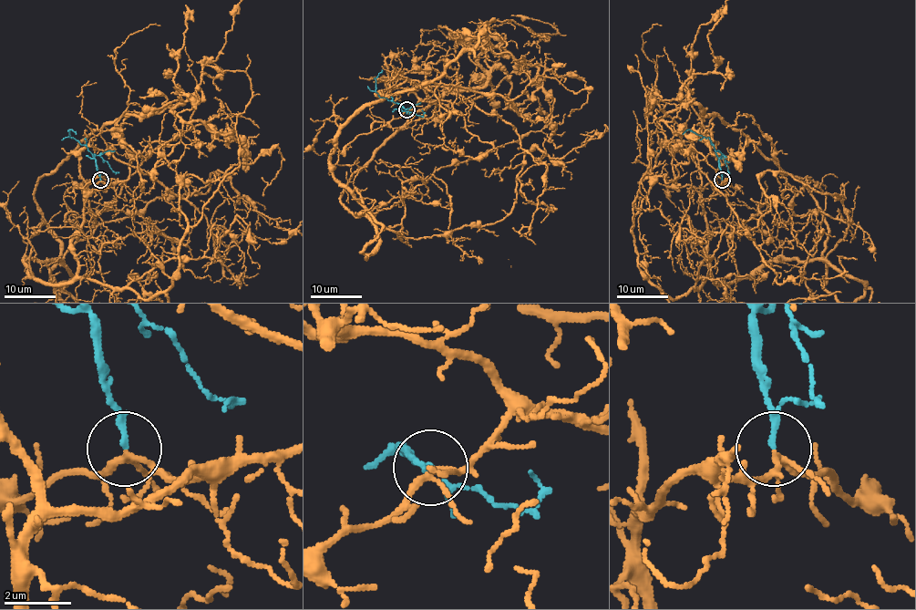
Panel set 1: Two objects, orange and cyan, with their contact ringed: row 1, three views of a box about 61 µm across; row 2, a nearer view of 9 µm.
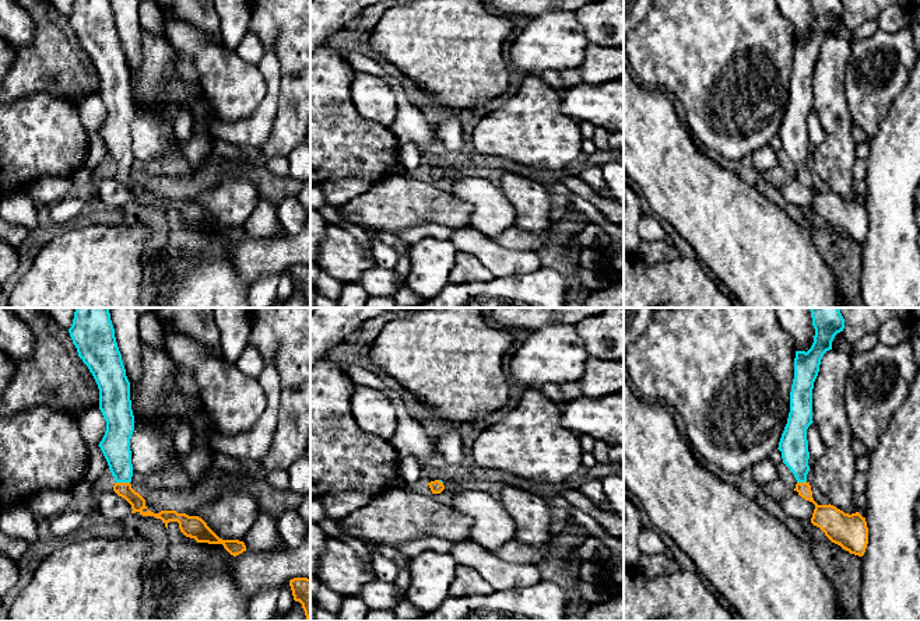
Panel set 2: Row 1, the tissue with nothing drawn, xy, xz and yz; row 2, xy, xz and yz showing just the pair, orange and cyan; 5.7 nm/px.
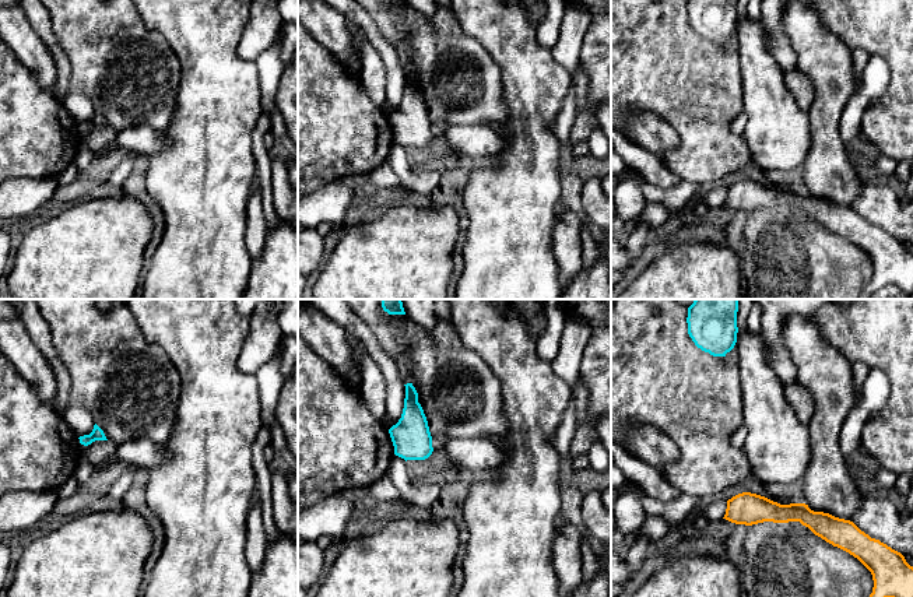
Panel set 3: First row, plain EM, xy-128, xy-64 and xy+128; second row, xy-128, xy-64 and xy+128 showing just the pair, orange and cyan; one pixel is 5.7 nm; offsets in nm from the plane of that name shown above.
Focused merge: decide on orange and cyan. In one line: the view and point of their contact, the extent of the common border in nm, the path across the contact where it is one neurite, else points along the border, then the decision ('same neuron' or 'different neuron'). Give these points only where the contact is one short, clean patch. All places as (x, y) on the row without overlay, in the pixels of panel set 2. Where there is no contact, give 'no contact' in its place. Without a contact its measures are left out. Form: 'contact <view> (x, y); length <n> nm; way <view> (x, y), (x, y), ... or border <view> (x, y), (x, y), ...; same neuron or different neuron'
contact xy (123, 169); length 80 nm; way xy (123, 176), (123, 169), (123, 158), (115, 132); same neuron

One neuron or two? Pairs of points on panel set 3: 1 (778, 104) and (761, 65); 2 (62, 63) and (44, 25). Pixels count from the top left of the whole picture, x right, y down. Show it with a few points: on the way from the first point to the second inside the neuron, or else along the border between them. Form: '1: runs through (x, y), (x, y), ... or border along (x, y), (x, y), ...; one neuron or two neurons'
1: runs through (768, 94), (764, 90), (761, 74); one neuron
2: runs through (58, 53), (46, 35); one neuron

